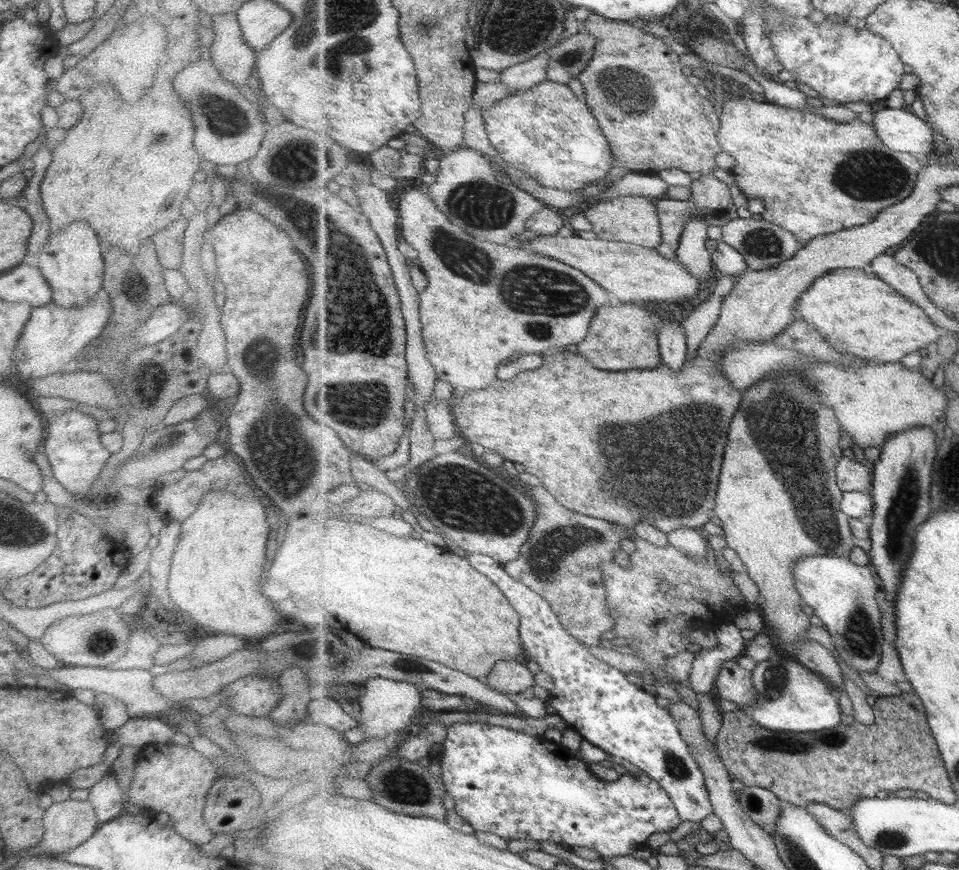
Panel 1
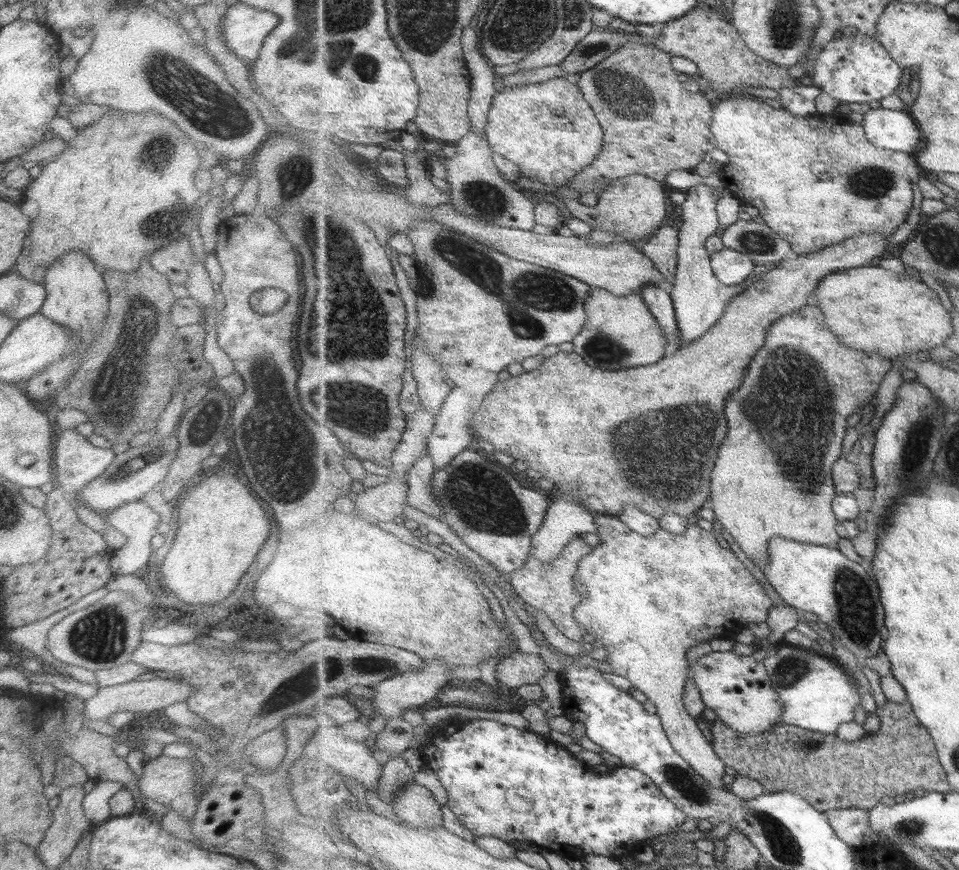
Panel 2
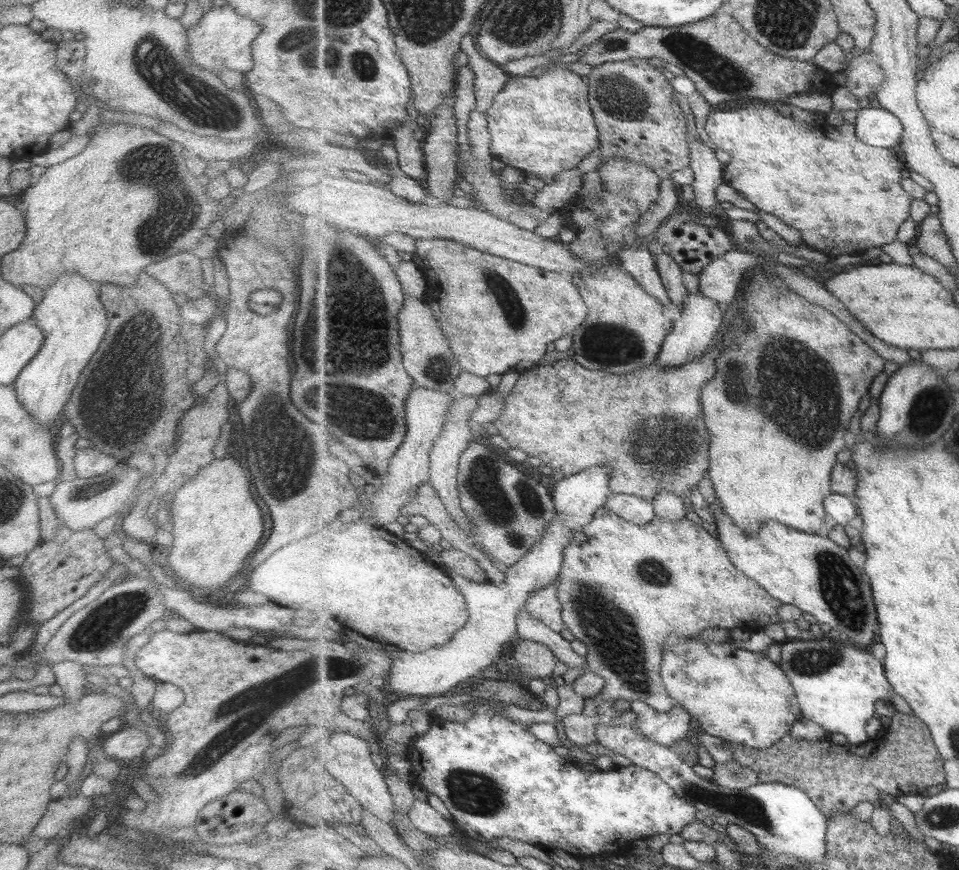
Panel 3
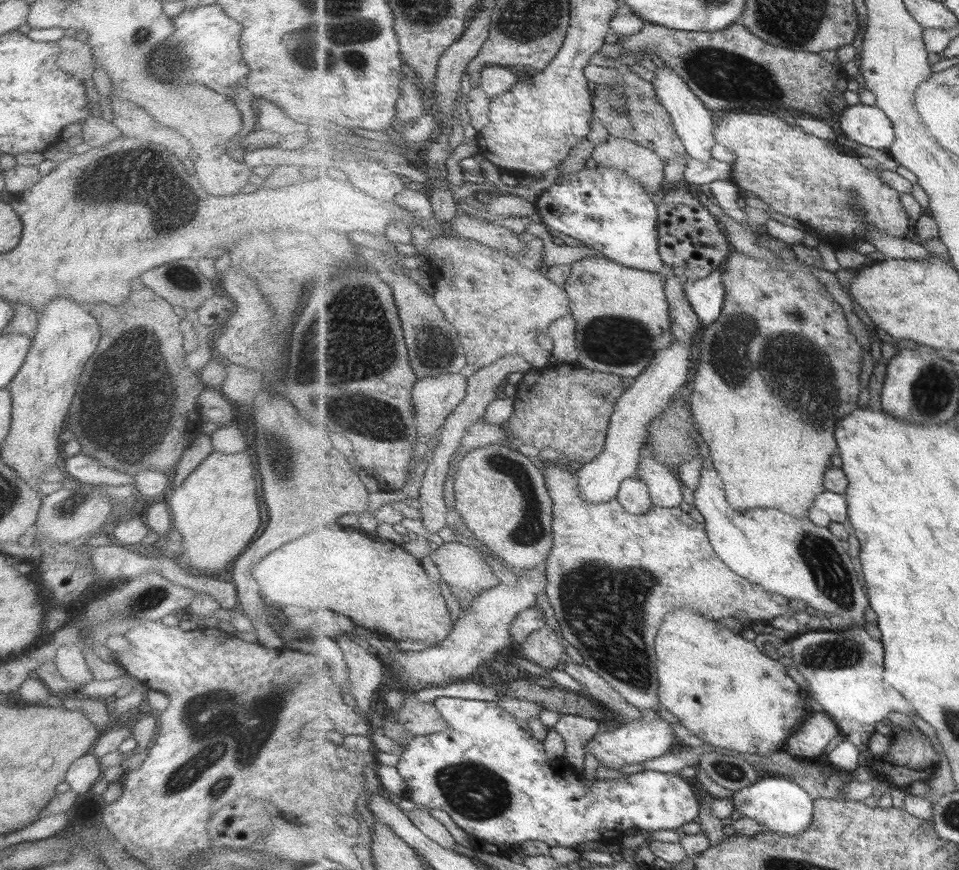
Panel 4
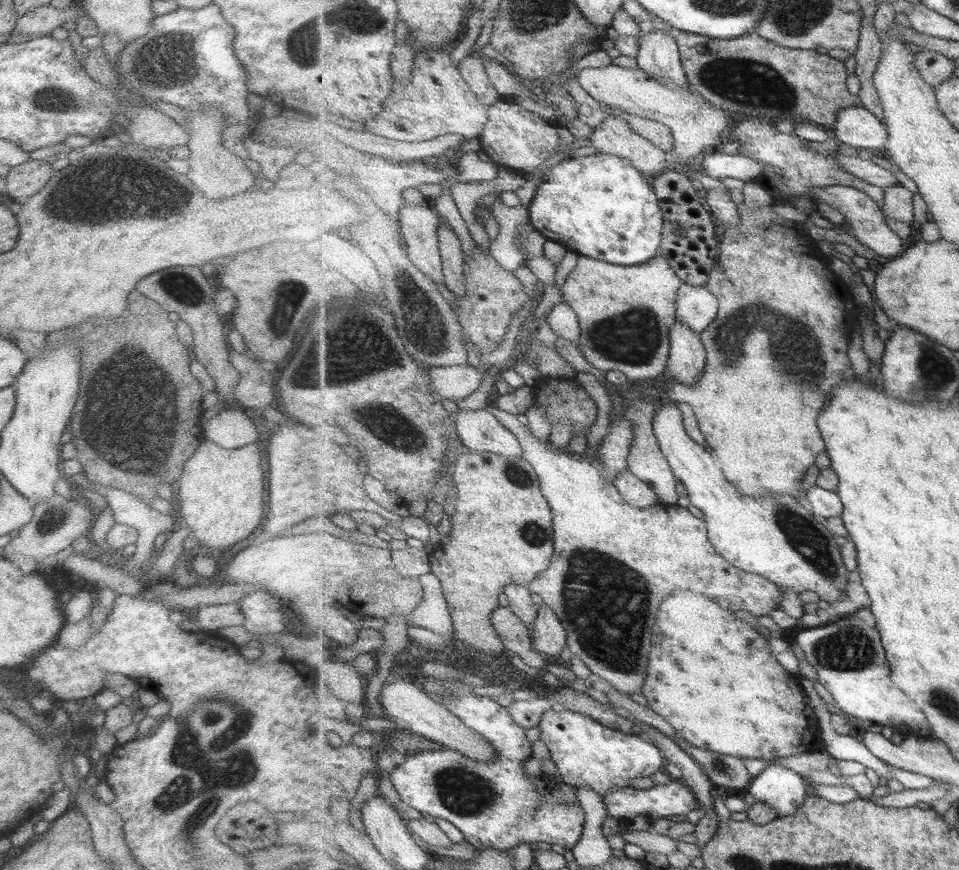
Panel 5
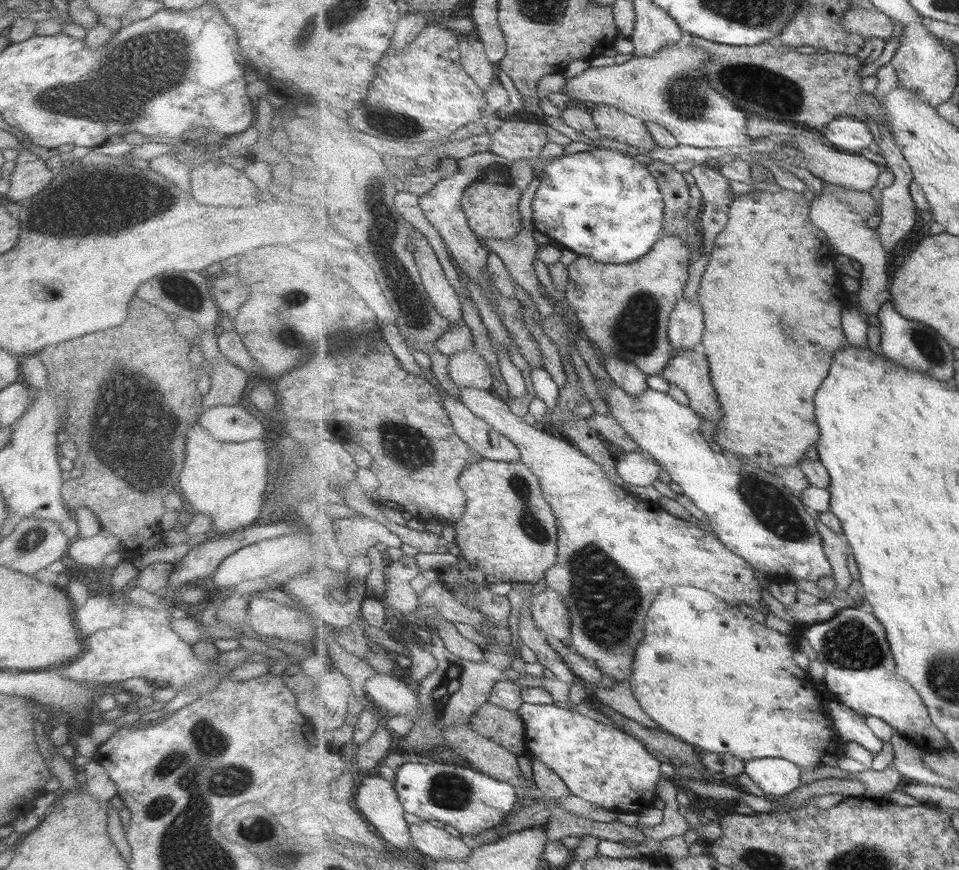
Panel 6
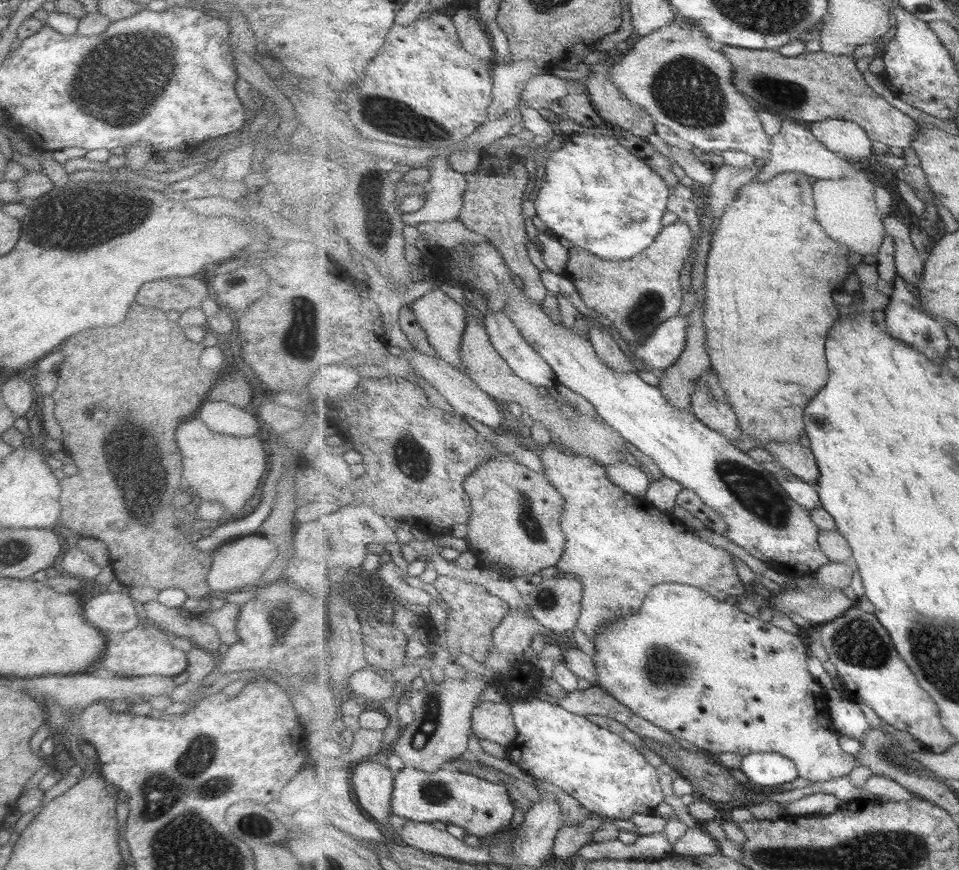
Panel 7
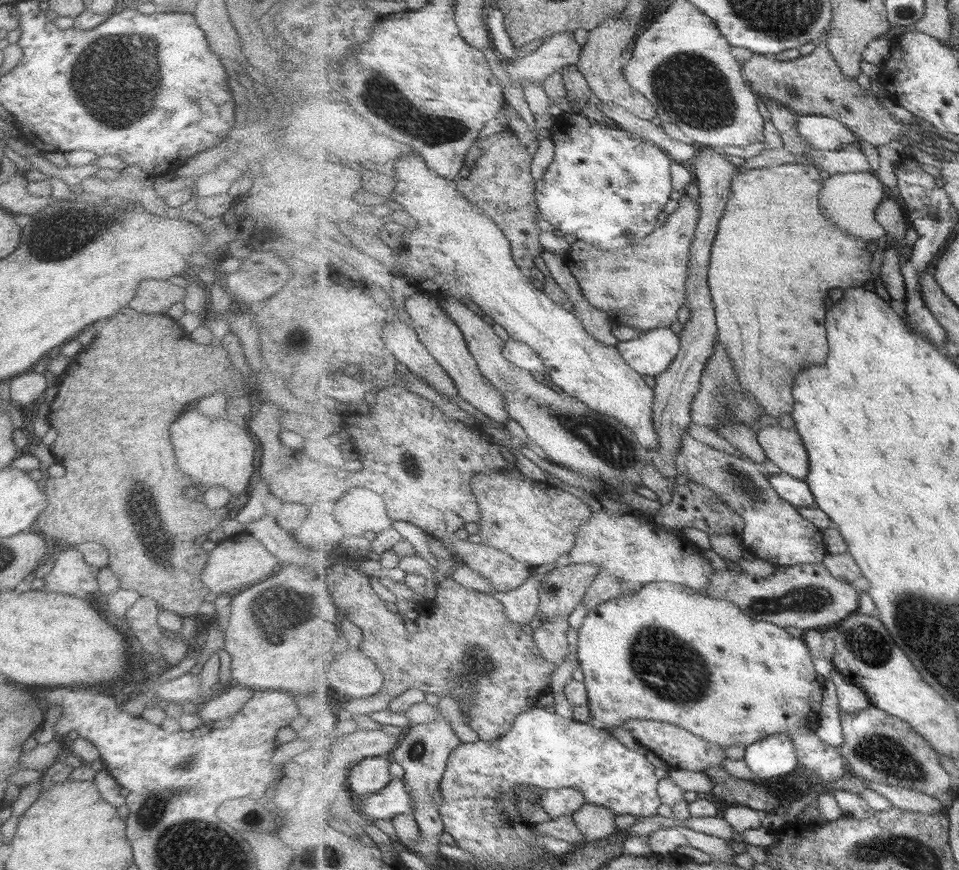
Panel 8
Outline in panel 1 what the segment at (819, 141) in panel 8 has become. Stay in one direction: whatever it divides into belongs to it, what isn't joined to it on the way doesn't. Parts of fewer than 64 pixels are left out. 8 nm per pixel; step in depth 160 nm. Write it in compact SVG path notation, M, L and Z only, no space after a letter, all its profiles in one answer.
M885 107L873 113L873 125L878 137L891 150L912 155L930 154L935 150L934 129L926 119L911 113L908 107Z

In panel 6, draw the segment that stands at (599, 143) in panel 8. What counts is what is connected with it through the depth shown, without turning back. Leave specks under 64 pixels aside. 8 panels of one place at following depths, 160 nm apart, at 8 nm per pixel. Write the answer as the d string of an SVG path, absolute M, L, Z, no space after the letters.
M605 146L593 147L591 150L578 152L570 155L561 155L551 160L543 168L544 173L539 179L540 184L532 201L533 209L532 224L535 230L541 232L550 239L550 242L573 250L578 256L593 257L597 262L605 264L627 264L639 260L642 256L652 251L656 242L659 242L664 235L665 209L664 194L660 191L660 184L656 176L653 176L648 167L629 156L618 152L616 149L609 149Z

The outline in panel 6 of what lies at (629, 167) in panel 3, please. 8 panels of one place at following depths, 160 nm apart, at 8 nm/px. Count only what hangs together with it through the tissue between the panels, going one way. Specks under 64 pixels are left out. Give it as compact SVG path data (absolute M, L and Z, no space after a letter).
M605 103L594 105L591 113L603 138L645 148L645 150L657 148L656 140L648 129L646 120L633 116L625 109L618 109Z

